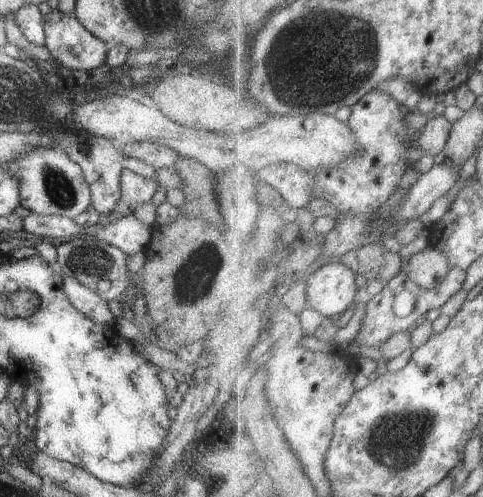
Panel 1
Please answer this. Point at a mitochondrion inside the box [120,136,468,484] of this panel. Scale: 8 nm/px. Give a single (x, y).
(393, 440)

